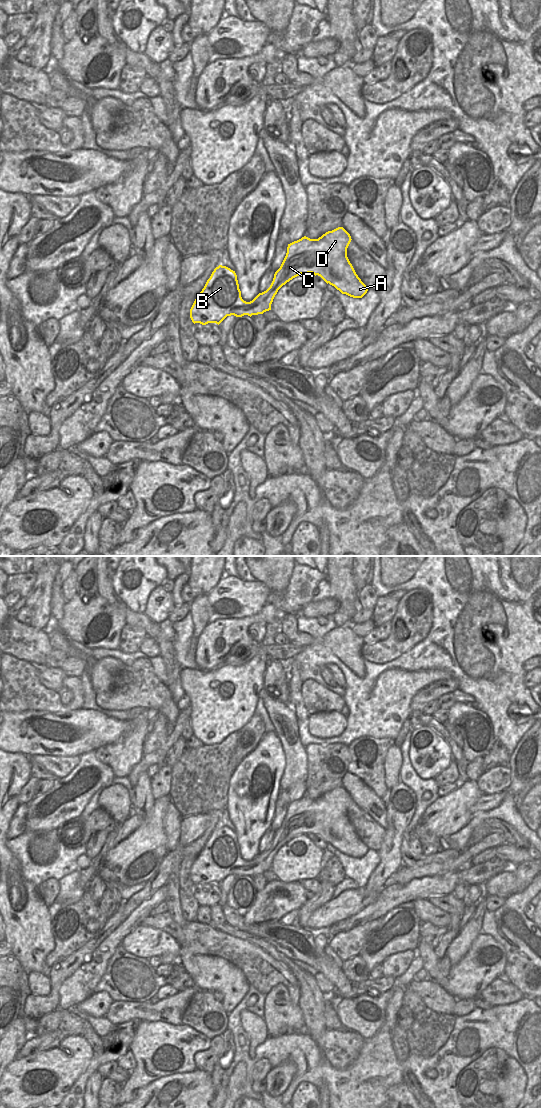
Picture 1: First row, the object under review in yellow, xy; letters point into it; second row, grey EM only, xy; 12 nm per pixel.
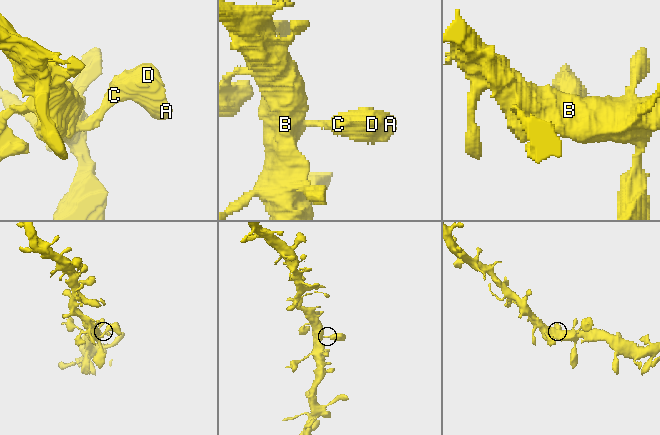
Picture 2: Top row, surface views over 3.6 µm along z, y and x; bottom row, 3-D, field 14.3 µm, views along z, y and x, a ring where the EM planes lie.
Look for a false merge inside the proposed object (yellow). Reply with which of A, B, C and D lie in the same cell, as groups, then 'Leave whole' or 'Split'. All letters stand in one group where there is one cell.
Groups: A B C D. Leave whole

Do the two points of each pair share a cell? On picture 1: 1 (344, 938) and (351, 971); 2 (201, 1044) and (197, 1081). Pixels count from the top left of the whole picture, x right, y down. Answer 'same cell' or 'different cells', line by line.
1: same cell
2: different cells

